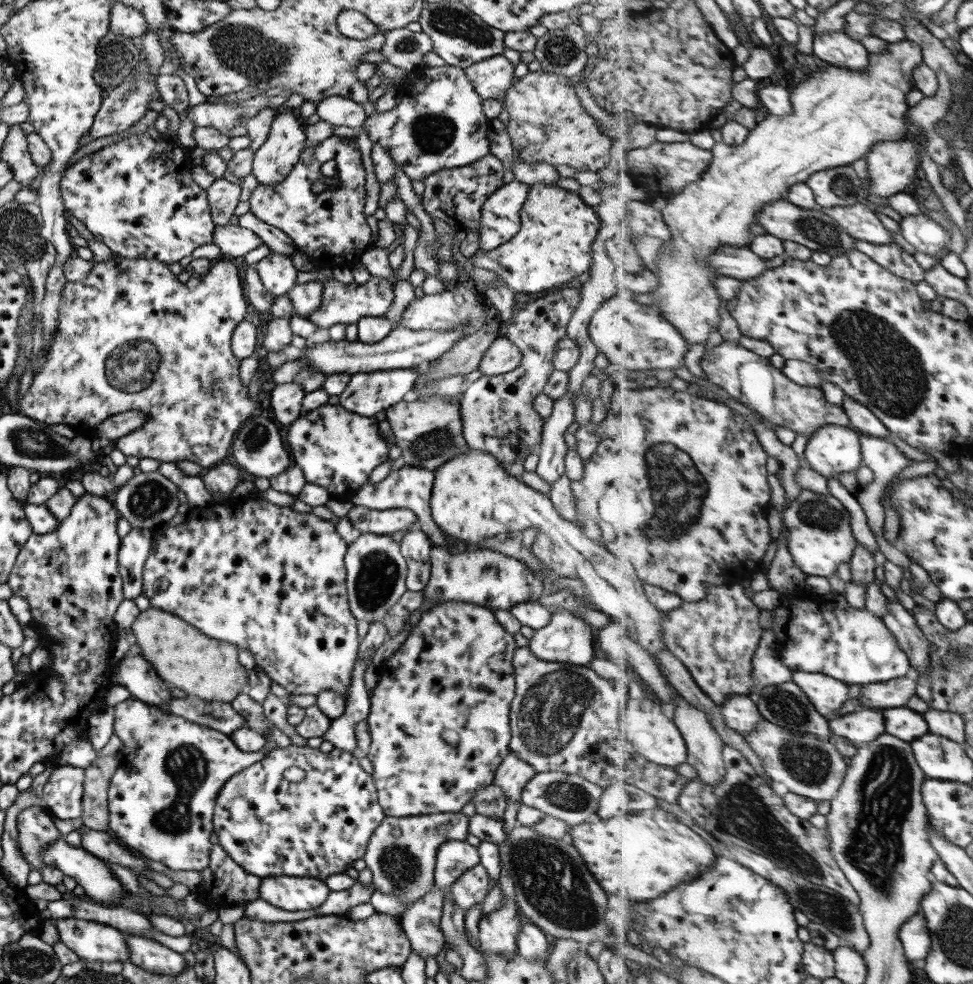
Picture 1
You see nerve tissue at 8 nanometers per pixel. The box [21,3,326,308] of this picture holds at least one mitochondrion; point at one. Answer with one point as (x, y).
(257, 56)

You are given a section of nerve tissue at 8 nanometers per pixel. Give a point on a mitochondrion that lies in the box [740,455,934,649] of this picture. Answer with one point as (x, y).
(816, 512)

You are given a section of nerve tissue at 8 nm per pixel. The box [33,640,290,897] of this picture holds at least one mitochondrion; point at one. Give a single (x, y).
(187, 766)

